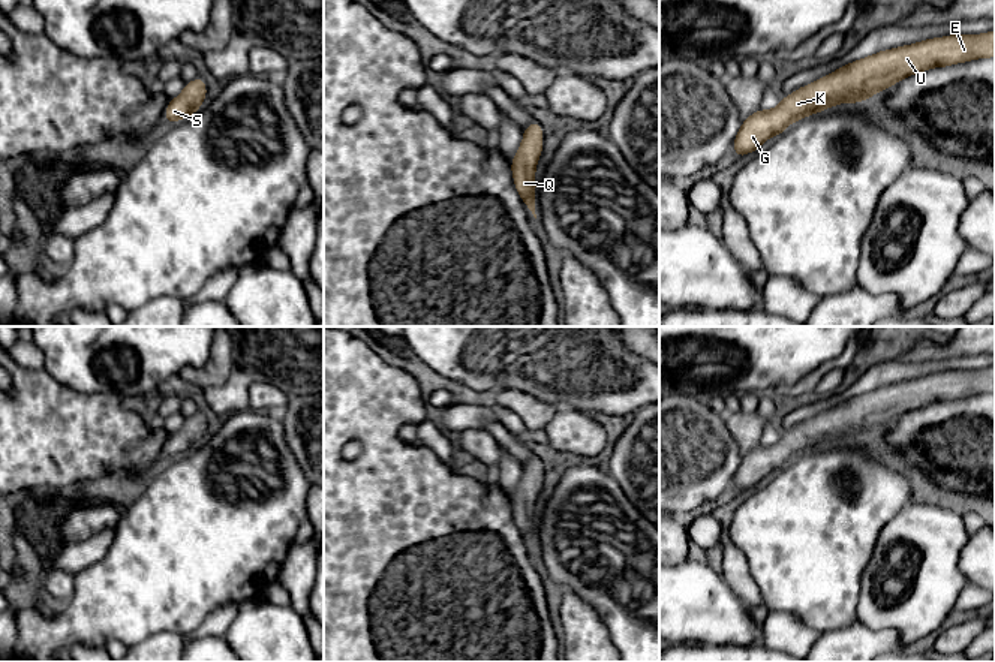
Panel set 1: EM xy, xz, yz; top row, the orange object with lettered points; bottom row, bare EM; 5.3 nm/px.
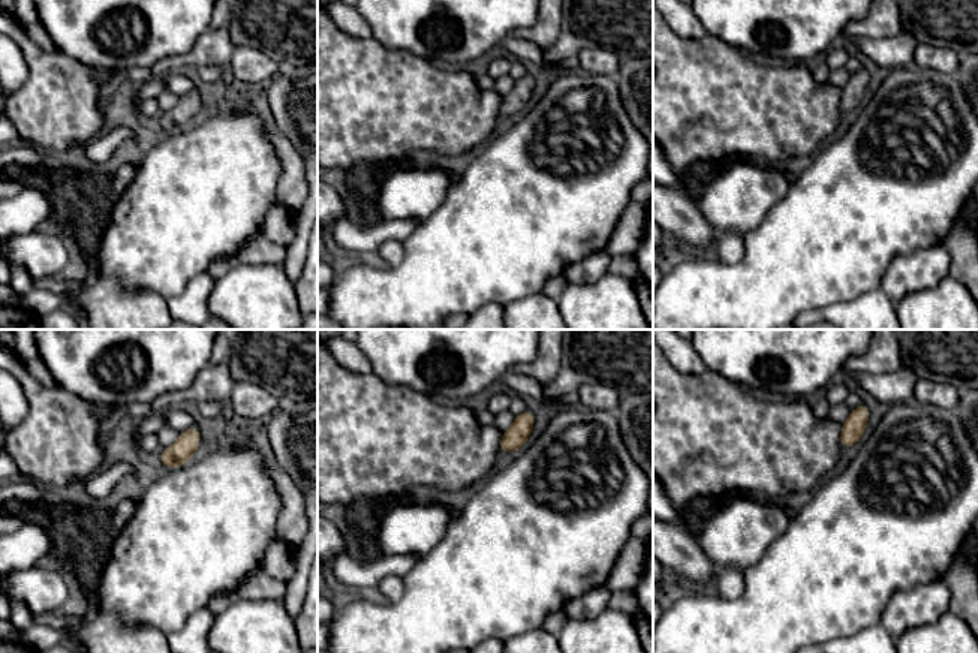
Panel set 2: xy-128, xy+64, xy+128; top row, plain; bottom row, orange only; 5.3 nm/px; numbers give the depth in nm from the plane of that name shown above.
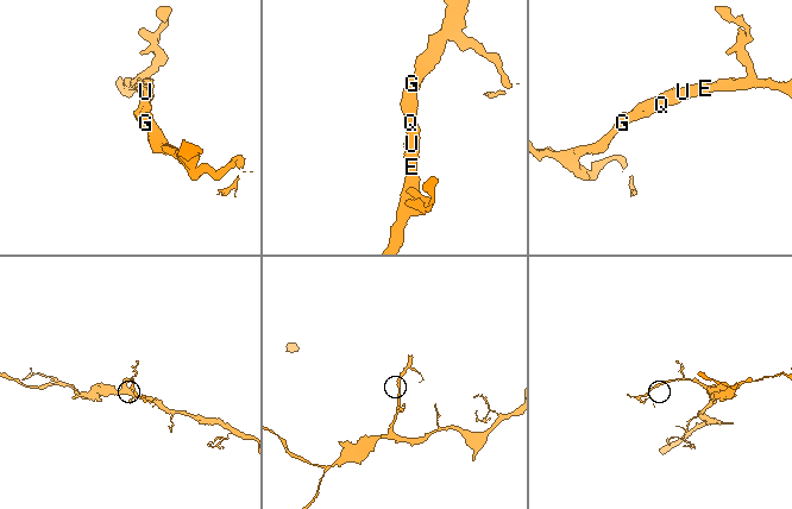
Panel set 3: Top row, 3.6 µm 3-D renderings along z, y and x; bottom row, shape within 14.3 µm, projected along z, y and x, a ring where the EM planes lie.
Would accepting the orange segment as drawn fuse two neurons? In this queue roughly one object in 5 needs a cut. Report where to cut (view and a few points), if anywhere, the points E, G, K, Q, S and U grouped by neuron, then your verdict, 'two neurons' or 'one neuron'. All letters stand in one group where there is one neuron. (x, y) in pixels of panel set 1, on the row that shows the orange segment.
no cut | E G K Q S U | one neuron

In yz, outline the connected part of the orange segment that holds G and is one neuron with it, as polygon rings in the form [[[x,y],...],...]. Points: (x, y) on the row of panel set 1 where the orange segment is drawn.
[[[995,30],[983,34],[949,34],[944,37],[932,37],[917,43],[880,51],[869,57],[848,63],[841,69],[820,78],[817,82],[800,87],[790,96],[782,97],[776,108],[767,111],[758,109],[749,115],[742,123],[733,142],[736,159],[760,150],[766,139],[781,135],[790,123],[796,123],[811,114],[818,114],[829,106],[836,106],[844,102],[857,103],[868,100],[871,96],[892,87],[896,82],[901,82],[904,78],[932,67],[944,69],[950,64],[989,57],[995,57]]]

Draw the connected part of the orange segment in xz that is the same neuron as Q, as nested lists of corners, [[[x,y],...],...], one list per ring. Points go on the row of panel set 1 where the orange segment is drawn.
[[[533,121],[523,130],[521,145],[517,148],[514,160],[509,165],[514,186],[535,219],[535,169],[542,154],[542,142],[542,126]]]

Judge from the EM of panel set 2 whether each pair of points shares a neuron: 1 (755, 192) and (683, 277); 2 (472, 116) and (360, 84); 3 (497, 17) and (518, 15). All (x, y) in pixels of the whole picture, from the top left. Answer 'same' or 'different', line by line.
1: different
2: same
3: same

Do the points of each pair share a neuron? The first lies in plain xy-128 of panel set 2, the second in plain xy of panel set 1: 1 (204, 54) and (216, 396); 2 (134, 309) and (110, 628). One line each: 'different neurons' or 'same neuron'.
1: different neurons
2: different neurons

